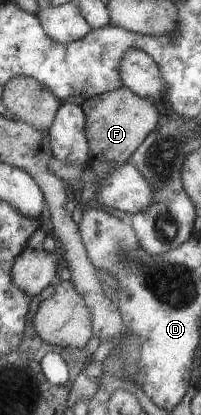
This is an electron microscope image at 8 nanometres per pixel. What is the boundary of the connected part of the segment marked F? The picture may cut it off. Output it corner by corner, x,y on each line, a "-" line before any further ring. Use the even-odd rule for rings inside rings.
124,86
86,99
82,108
87,116
85,131
92,160
126,162
133,150
145,140
145,136
156,128
158,122
156,106

